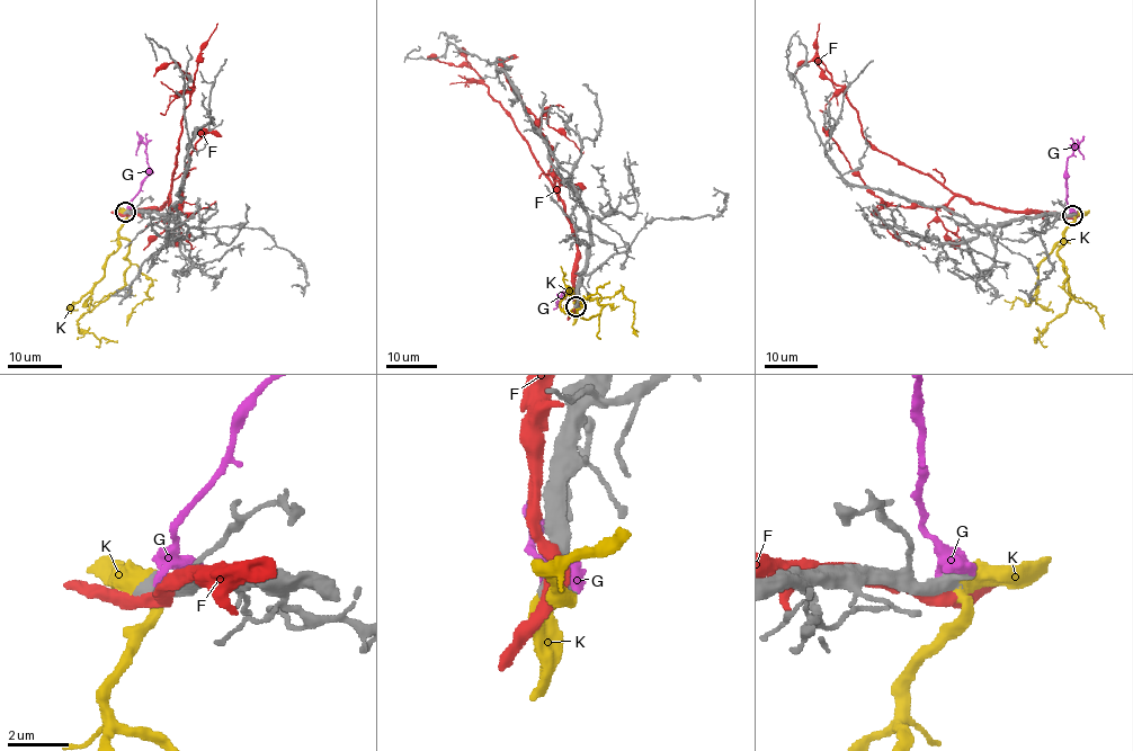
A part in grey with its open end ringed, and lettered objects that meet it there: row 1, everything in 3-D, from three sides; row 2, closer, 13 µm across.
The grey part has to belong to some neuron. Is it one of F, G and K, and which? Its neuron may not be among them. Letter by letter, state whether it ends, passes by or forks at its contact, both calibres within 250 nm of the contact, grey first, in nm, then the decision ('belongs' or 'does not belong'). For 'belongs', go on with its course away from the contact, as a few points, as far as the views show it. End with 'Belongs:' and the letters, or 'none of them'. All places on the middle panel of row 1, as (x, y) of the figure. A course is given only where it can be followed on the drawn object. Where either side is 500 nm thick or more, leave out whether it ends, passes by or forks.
F: it passes by | 480/440 nm | does not belong
G: 700/280 nm | does not belong
K: 600/480 nm | belongs | via (576, 306), (589, 293), (604, 305), (599, 313), (589, 319), (578, 312), (609, 282)
Belongs: K

